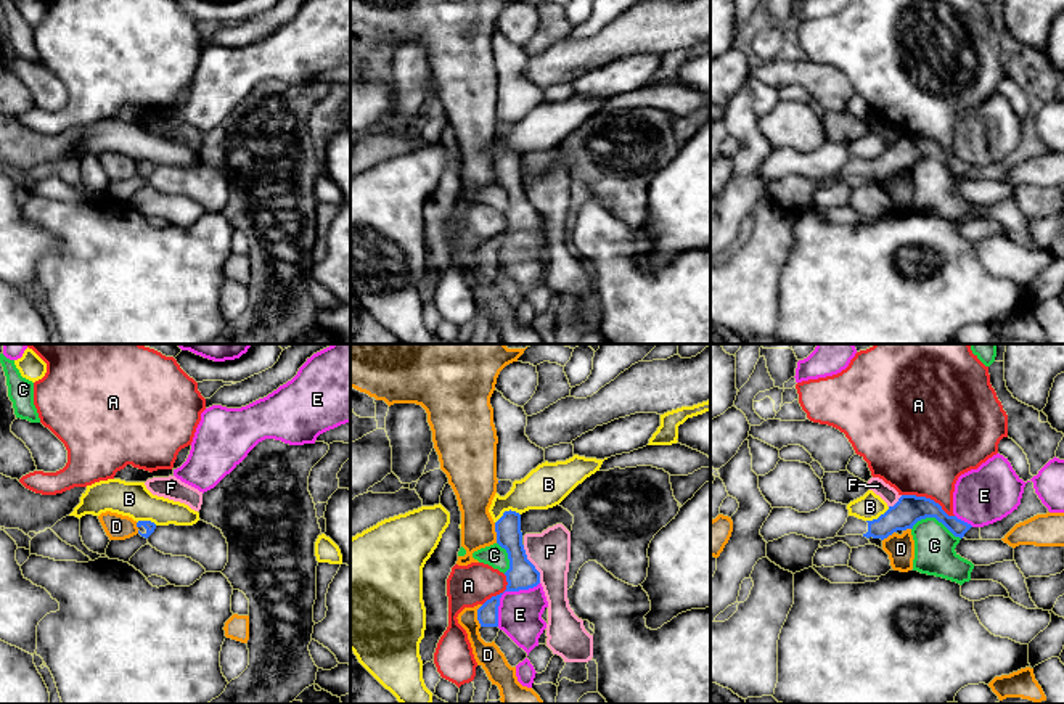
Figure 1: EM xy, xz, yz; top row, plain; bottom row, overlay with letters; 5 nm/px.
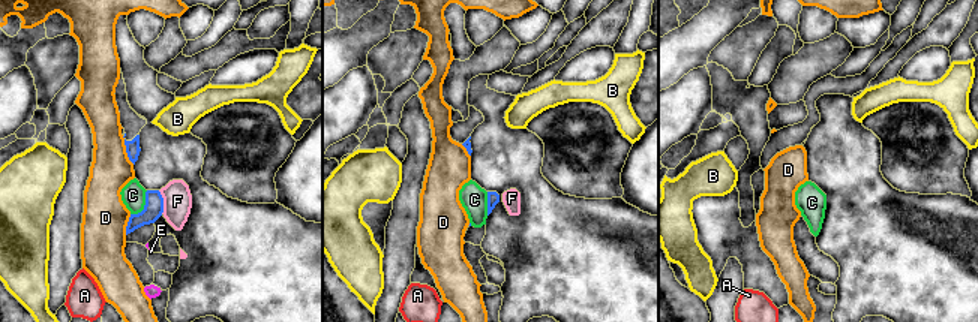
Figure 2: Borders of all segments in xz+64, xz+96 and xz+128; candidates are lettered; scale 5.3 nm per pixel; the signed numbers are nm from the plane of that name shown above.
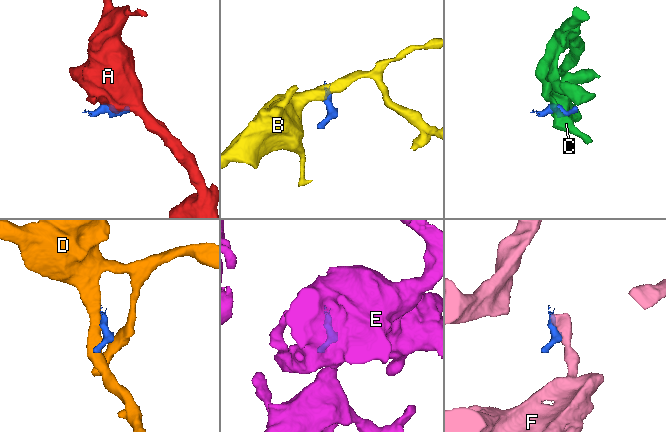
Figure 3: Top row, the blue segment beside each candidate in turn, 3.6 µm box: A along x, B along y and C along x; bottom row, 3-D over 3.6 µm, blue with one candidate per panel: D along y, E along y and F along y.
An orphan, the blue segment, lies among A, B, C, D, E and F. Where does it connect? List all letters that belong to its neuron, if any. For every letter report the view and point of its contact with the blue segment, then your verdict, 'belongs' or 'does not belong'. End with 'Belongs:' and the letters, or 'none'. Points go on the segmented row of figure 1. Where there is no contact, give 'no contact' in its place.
A: contact yz (928, 499); does not belong
B: contact xz (507, 511); does not belong
C: contact yz (936, 518); does not belong
D: contact xz (478, 616); does not belong
E: contact xz (505, 590); does not belong
F: contact xz (532, 564); does not belong
Belongs: none

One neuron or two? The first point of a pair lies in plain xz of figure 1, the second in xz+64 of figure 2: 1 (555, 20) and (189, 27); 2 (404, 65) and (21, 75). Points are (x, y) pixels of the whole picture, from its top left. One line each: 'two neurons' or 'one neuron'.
1: two neurons
2: two neurons

